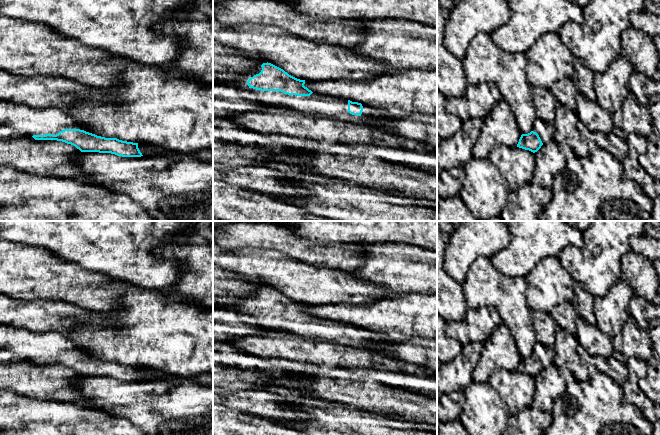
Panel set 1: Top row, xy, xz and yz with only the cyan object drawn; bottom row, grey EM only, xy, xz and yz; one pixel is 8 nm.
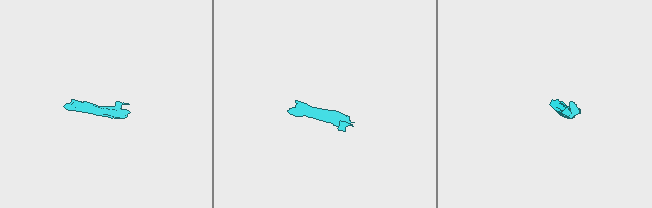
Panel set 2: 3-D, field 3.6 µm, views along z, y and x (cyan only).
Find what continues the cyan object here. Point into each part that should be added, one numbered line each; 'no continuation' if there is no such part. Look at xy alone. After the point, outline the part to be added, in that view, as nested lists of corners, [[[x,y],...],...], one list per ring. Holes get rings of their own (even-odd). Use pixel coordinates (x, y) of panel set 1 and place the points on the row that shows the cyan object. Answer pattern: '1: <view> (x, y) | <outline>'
1: xy (33, 121) | [[[0,100],[0,126],[22,130],[30,136],[56,135],[64,129],[80,129],[89,132],[65,110],[56,107],[33,108],[3,100]]]

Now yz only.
1: yz (545, 130) | [[[536,117],[532,131],[539,135],[543,144],[546,144],[554,139],[555,126],[553,123],[545,122]]]

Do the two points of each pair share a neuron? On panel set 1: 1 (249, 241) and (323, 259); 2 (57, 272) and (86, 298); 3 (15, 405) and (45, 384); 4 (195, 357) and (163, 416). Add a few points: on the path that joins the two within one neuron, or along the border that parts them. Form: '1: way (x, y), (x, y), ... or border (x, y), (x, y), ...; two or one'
1: way (267, 241), (286, 241), (305, 251); one
2: way (64, 279), (79, 291); one
3: border (10, 390), (28, 395), (40, 401); two
4: border (183, 379), (190, 380); two

